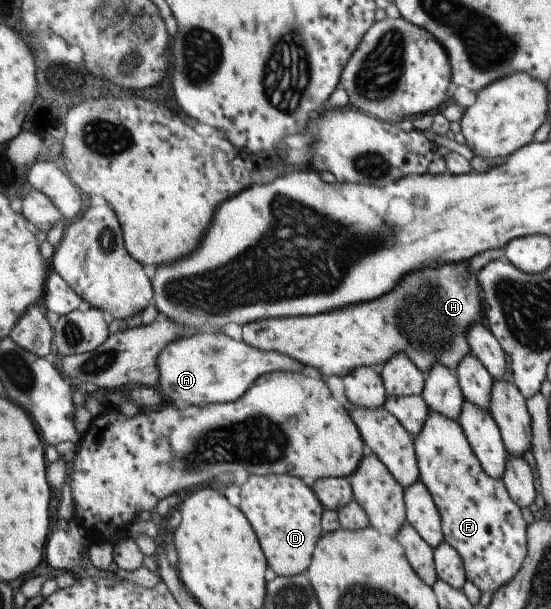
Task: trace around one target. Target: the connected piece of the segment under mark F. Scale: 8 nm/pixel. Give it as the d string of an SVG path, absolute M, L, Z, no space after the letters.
M427 411L425 420L423 421L423 426L421 430L418 430L415 438L415 447L417 462L420 467L420 478L419 480L428 488L430 494L432 495L433 502L438 510L438 515L440 516L440 529L442 532L442 540L445 541L455 552L461 557L462 565L464 566L464 573L466 580L470 580L480 592L494 592L502 584L505 584L514 574L517 569L521 566L526 553L526 523L523 521L523 516L519 511L519 507L509 498L507 494L505 485L502 483L500 478L491 478L485 471L481 468L479 461L475 458L461 427L458 425L456 420L450 419L449 417L443 416L435 411Z

